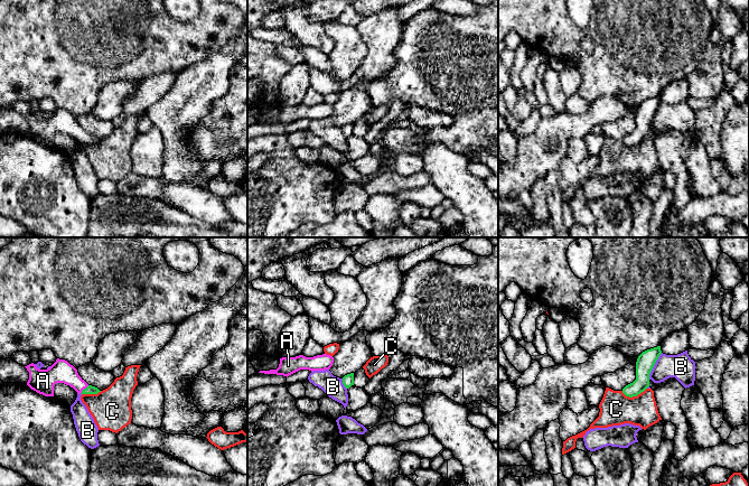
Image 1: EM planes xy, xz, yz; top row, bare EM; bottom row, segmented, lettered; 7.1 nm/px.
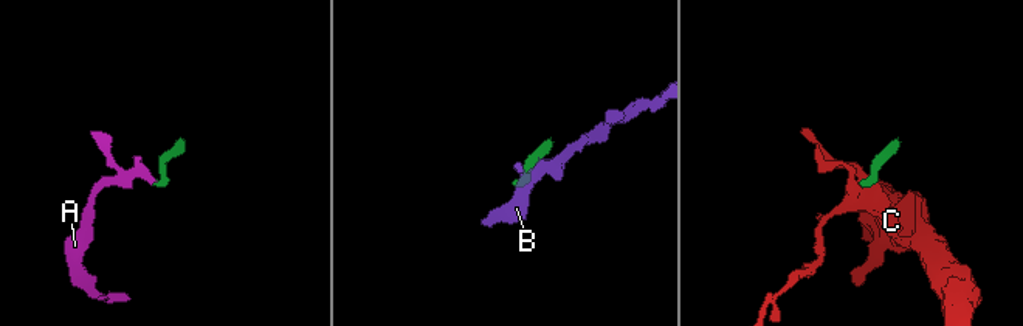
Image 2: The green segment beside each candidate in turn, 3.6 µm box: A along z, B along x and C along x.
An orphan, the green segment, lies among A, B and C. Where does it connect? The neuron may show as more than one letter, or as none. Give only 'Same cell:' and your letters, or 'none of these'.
Same cell: A

